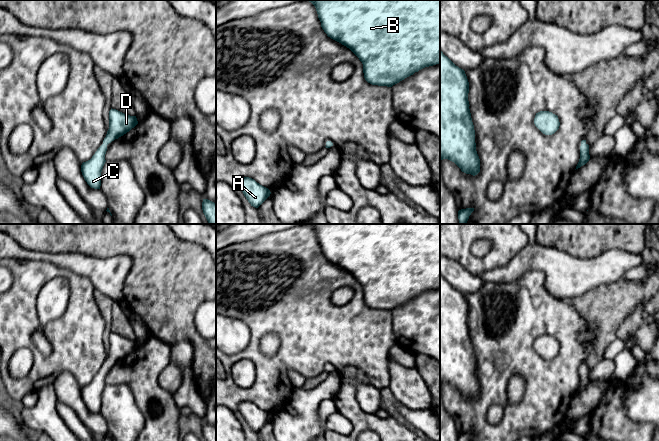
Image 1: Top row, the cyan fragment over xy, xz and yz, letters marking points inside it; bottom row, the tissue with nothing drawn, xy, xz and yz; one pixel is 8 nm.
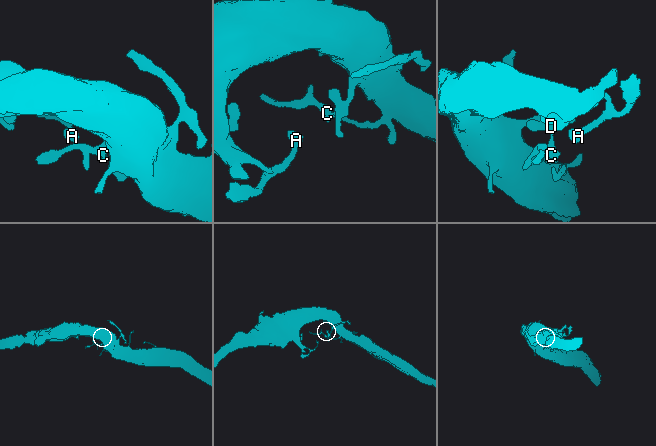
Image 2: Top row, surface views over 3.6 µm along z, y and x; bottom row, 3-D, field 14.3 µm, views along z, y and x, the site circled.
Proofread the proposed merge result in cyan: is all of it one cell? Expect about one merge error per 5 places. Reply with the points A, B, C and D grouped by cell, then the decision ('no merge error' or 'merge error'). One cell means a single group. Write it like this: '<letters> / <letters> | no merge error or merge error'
A B C D | no merge error

